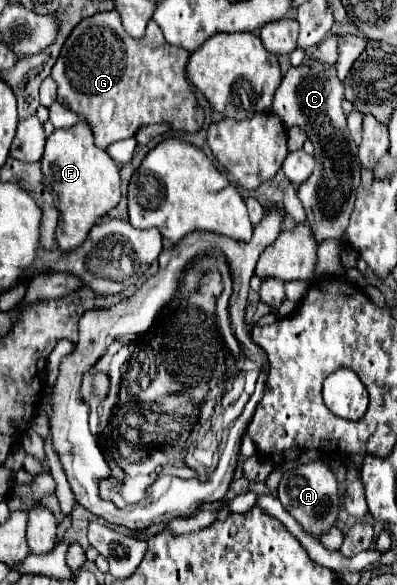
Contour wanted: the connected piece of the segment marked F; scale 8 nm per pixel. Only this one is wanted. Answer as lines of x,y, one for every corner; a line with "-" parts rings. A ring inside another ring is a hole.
83,118
75,126
59,128
51,136
47,136
45,154
41,158
41,172
45,186
57,194
57,208
59,208
59,226
55,232
57,244
65,252
75,250
85,242
95,220
107,214
113,206
117,206
121,198
119,166
113,162
113,158
109,158
105,150
95,146
93,130
89,122

